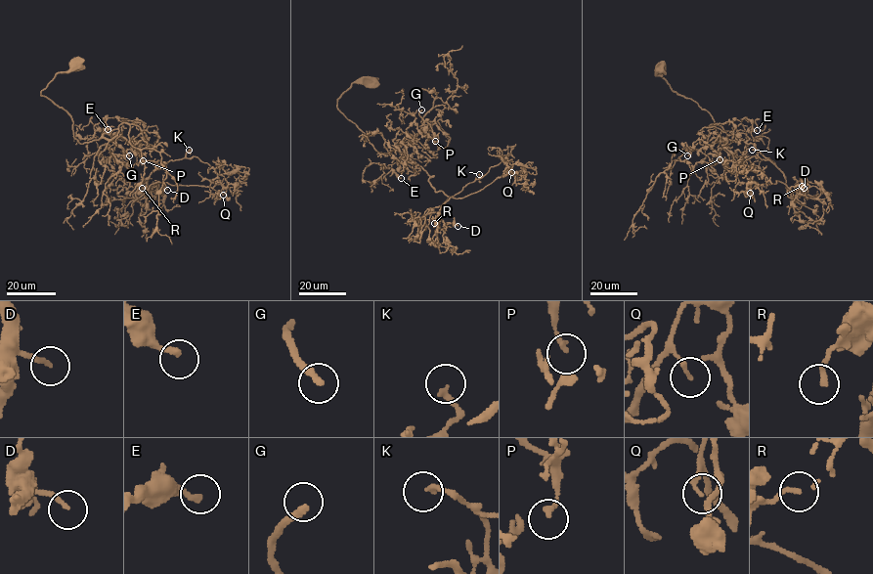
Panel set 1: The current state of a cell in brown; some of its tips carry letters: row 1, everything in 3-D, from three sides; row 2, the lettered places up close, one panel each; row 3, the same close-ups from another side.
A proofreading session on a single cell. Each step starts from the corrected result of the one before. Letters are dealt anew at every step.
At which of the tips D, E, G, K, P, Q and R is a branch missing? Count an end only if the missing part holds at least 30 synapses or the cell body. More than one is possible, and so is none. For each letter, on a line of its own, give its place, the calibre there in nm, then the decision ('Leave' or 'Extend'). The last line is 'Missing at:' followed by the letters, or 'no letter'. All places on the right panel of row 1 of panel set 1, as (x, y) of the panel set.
D: Place: (804, 188). Thickness 160 nm. Leave
E: Place: (757, 130). Thickness 240 nm. Leave
G: Place: (687, 155). Thickness 240 nm. Extend
K: Place: (752, 150). Thickness 190 nm. Leave
P: Place: (720, 159). Thickness 130 nm. Leave
Q: Place: (750, 193). Thickness 110 nm. Extend
R: Place: (802, 186). Thickness 190 nm. Leave
Missing at: G, Q

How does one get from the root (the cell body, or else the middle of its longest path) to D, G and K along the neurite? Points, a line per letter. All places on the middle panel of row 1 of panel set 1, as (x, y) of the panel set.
D: (371, 80), (353, 82), (338, 110), (449, 198), (425, 211), (433, 243), (458, 226)
G: (371, 80), (353, 82), (337, 107), (377, 152), (388, 154), (411, 142), (424, 127), (421, 110)
K: (371, 80), (353, 82), (337, 107), (377, 152), (400, 152), (425, 171), (435, 192), (449, 197), (479, 174)

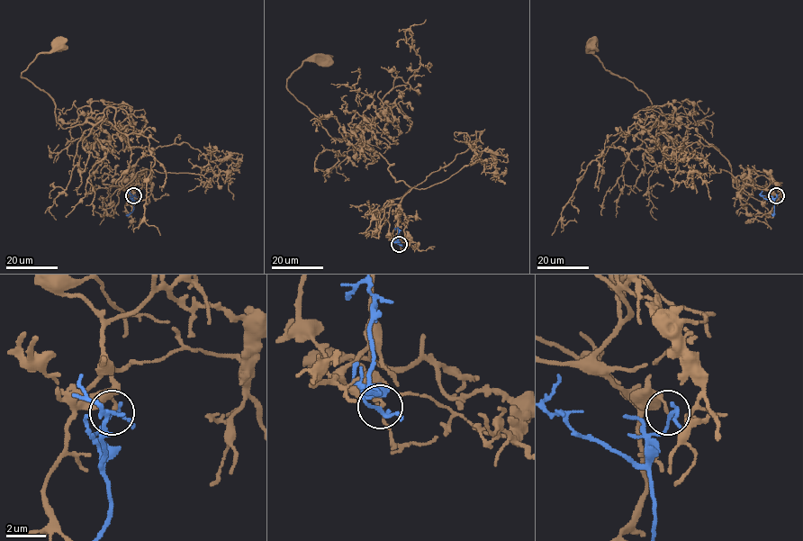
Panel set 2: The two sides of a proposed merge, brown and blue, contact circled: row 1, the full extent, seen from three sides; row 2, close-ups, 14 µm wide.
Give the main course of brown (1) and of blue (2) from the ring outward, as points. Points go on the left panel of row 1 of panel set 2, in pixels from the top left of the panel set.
1: (134, 195), (119, 182), (146, 152), (100, 119), (63, 129), (53, 99), (21, 76), (58, 44)
2: (134, 195), (132, 202), (130, 191)

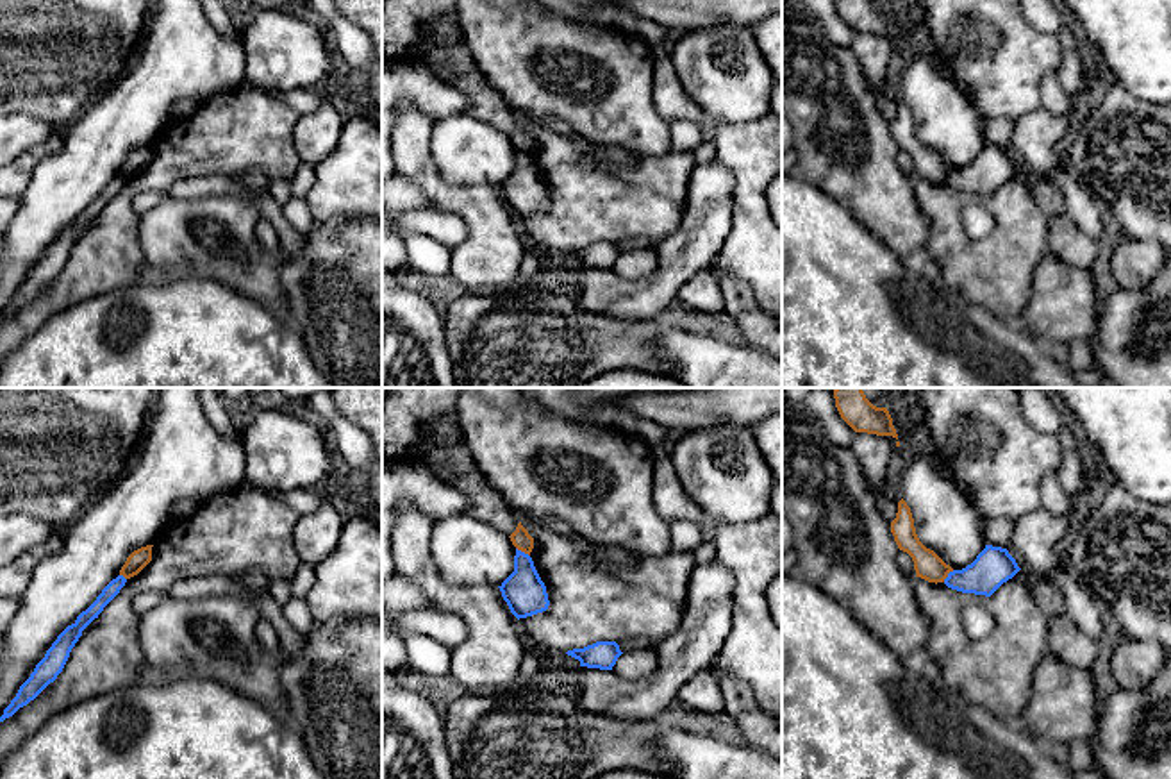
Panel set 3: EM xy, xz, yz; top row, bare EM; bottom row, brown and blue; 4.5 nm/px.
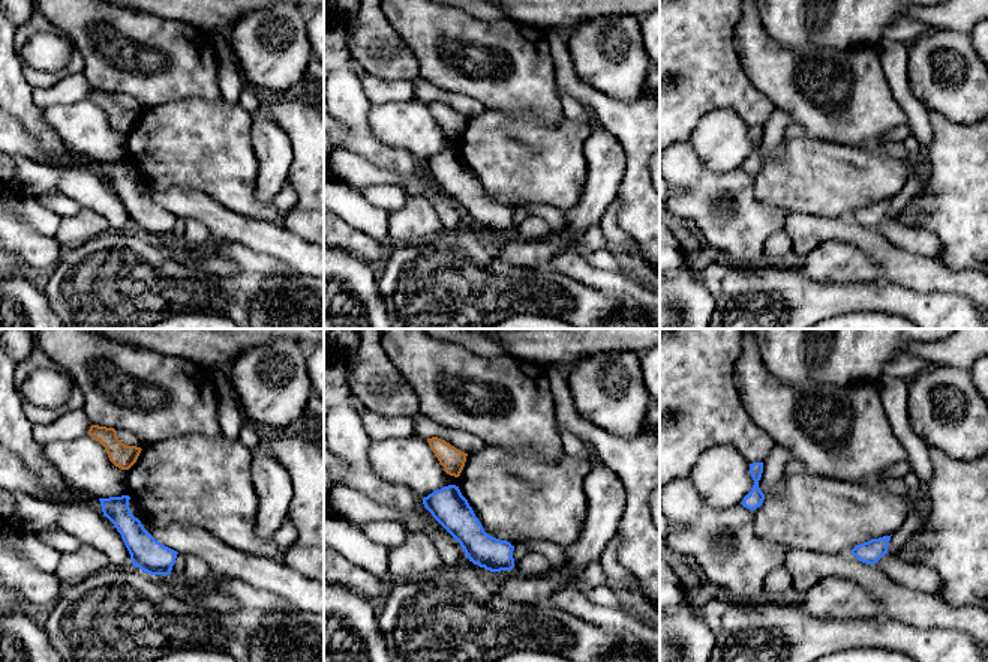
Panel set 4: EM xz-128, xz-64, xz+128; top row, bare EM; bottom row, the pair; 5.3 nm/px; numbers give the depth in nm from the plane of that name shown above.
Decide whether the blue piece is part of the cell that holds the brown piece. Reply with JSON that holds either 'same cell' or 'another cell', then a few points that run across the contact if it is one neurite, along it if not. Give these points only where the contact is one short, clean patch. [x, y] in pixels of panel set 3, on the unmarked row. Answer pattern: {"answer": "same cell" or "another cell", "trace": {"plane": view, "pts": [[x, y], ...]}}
{"answer": "another cell", "trace": {"plane": "xz", "pts": [[516, 147], [529, 156]]}}

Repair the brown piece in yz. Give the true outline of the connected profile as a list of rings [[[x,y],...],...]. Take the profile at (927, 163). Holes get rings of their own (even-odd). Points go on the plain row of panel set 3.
[[[901,98],[898,102],[896,118],[891,121],[891,132],[900,150],[907,152],[914,161],[916,177],[928,182],[944,182],[953,168],[946,164],[934,150],[926,148],[914,127],[910,107]]]

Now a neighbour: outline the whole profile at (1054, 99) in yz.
[[[1059,70],[1046,73],[1042,79],[1041,107],[1057,116],[1067,116],[1071,111],[1071,102],[1059,80]]]

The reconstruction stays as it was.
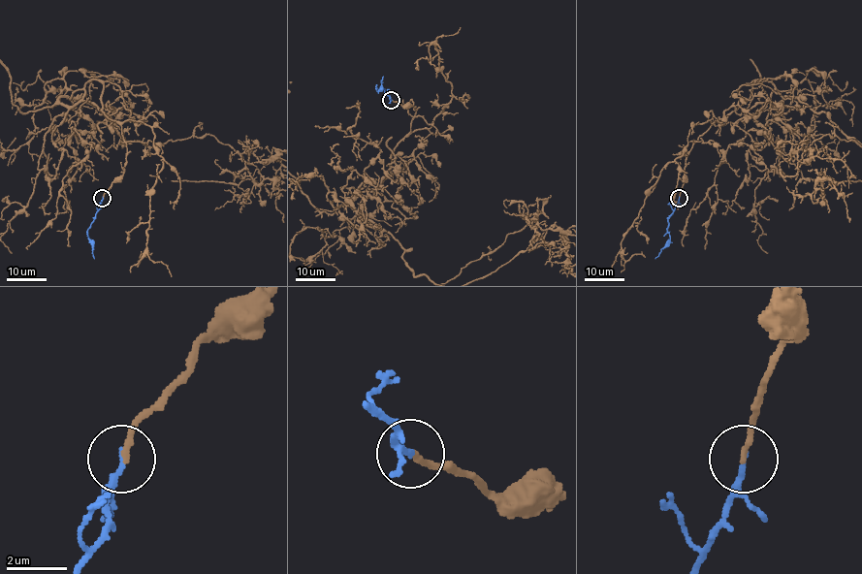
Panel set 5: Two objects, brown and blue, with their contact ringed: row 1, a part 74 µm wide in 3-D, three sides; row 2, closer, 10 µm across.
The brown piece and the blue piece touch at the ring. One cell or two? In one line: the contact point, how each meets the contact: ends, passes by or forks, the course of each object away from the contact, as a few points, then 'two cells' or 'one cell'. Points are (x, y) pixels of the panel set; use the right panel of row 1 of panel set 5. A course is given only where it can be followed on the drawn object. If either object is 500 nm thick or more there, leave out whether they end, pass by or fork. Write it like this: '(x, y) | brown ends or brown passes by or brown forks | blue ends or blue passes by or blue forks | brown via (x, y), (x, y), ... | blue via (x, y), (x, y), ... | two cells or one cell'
(679, 198) | brown ends | blue ends | blue via (679, 198), (668, 219), (669, 241), (655, 258) | one cell

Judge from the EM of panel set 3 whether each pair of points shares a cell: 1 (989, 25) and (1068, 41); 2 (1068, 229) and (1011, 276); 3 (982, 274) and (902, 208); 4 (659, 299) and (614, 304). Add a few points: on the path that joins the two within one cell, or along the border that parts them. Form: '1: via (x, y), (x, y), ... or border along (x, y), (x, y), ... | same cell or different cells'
1: border along (1057, 36), (1061, 45), (1059, 68) | different cells
2: border along (1048, 222), (1050, 249) | different cells
3: border along (914, 193), (930, 222), (925, 256) | different cells
4: via (648, 299), (625, 299) | same cell

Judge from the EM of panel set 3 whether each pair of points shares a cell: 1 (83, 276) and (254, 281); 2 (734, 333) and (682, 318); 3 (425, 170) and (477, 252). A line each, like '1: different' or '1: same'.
1: different
2: same
3: same

